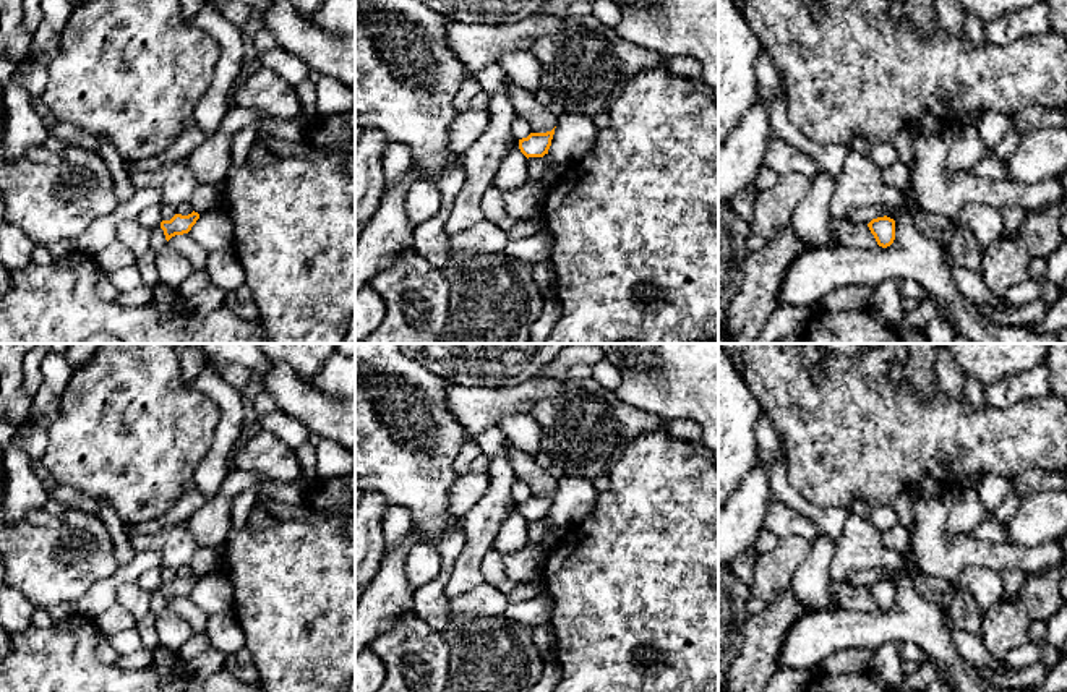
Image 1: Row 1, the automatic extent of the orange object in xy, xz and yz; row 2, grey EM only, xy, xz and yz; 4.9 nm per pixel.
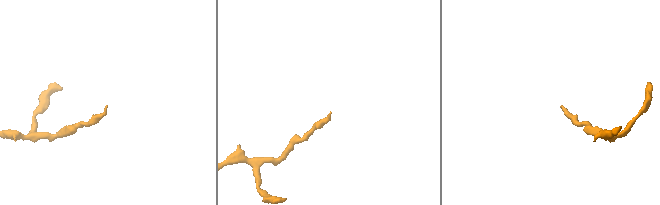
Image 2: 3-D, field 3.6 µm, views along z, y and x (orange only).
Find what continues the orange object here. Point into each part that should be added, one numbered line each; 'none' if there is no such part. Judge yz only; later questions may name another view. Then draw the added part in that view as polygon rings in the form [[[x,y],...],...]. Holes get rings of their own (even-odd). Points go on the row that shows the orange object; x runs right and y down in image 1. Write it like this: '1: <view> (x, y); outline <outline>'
none

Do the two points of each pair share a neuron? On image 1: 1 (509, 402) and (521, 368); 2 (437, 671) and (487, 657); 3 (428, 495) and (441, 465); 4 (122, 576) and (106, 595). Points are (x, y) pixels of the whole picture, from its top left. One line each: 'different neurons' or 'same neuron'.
1: different neurons
2: different neurons
3: same neuron
4: same neuron

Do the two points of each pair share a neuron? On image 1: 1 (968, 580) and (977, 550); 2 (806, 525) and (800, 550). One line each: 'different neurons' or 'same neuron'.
1: different neurons
2: different neurons

